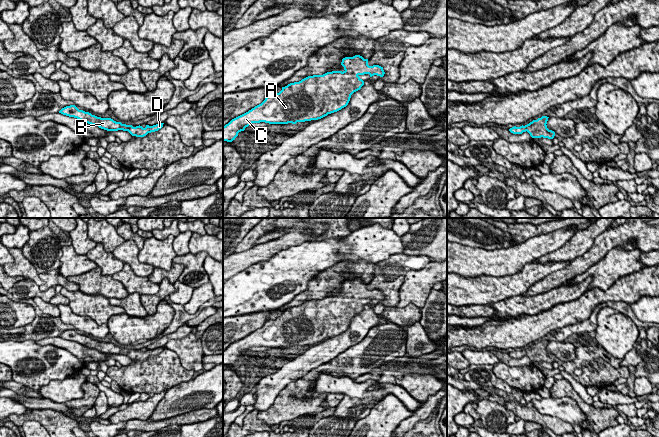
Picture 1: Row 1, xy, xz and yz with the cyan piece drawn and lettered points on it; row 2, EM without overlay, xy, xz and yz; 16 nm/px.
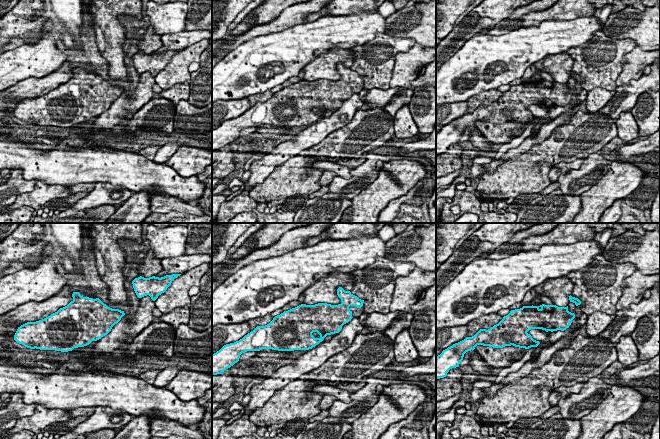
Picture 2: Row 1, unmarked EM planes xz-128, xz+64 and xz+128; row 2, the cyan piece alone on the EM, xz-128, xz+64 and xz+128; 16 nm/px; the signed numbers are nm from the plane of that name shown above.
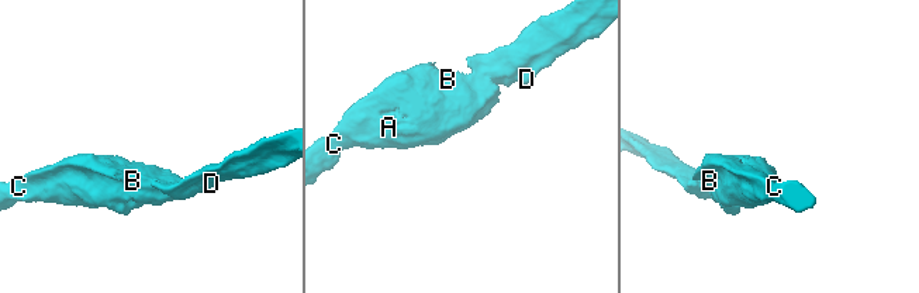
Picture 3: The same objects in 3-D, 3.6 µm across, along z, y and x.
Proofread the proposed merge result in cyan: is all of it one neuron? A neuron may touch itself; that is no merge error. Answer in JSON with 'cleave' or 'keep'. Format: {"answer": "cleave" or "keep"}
{"answer": "keep"}

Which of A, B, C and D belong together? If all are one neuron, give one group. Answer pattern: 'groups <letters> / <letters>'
groups A B C D

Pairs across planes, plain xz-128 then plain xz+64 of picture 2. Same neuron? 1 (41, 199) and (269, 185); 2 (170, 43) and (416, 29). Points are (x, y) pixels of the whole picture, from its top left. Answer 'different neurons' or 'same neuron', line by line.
1: same neuron
2: different neurons

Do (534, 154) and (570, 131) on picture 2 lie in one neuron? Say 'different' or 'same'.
same

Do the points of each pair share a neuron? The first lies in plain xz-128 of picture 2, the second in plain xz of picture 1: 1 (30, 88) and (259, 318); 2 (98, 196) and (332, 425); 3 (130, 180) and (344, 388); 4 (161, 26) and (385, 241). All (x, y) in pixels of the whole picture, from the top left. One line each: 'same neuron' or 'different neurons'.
1: same neuron
2: different neurons
3: same neuron
4: same neuron

